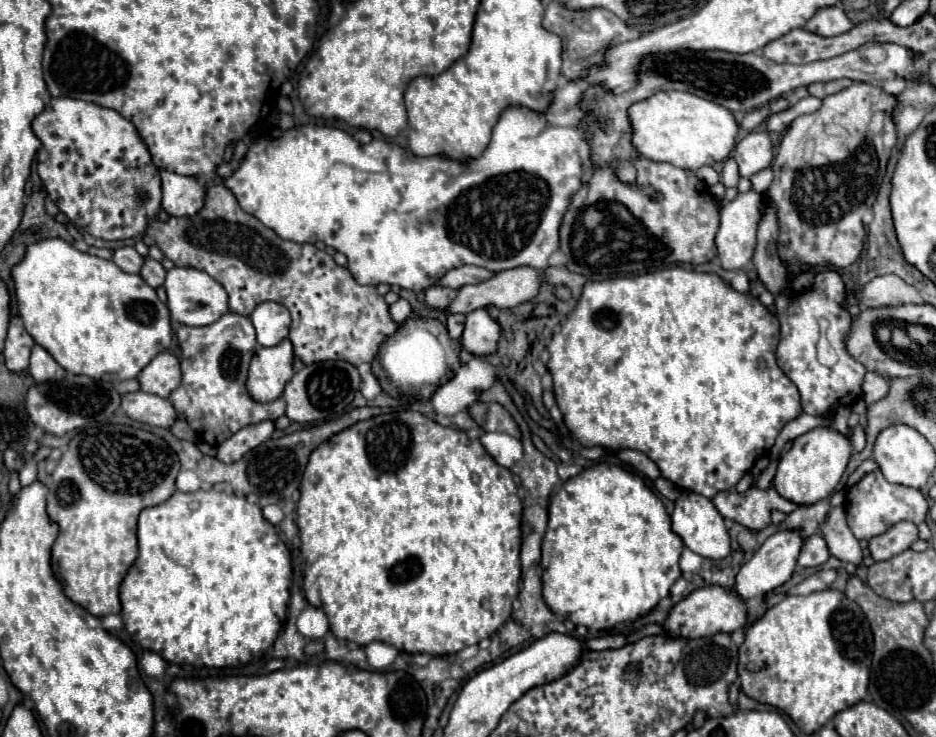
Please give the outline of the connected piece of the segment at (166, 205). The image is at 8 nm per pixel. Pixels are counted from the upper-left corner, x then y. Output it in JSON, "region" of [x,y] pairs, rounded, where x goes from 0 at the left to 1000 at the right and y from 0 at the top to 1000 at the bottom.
{"region":[[[172,232],[172,284],[176,284],[181,292],[198,294],[208,292],[217,281],[217,254],[206,243],[198,237],[189,237],[185,232]]]}

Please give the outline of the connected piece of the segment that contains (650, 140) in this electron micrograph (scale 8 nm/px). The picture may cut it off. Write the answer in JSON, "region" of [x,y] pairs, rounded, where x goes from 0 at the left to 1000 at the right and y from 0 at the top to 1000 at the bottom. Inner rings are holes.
{"region":[[[704,123],[693,134],[681,137],[670,151],[674,167],[674,194],[685,213],[702,221],[719,221],[728,229],[747,229],[775,218],[785,199],[787,167],[775,145],[732,123]]]}

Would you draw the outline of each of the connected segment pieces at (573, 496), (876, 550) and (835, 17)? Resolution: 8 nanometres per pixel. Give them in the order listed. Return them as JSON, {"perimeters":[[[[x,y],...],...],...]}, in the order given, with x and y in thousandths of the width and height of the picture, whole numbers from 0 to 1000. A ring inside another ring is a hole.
{"perimeters":[[[[636,628],[634,634],[627,634],[625,639],[621,639],[619,645],[610,647],[608,653],[604,653],[589,674],[589,704],[580,729],[580,742],[578,742],[578,767],[580,767],[580,810],[584,815],[584,821],[589,824],[591,832],[608,840],[612,848],[623,848],[627,853],[638,853],[638,856],[646,856],[646,853],[655,853],[661,845],[668,843],[676,843],[681,837],[687,837],[689,832],[693,832],[708,810],[715,807],[717,794],[728,783],[728,772],[725,772],[725,756],[730,748],[730,734],[723,723],[719,723],[717,718],[717,701],[710,693],[710,685],[706,682],[706,677],[687,655],[687,650],[683,650],[678,642],[668,639],[666,634],[657,631],[657,628]]],[[[971,707],[956,710],[950,720],[935,726],[928,731],[928,748],[935,761],[952,758],[954,753],[971,745],[971,739],[980,731],[980,712]]],[[[881,9],[877,15],[873,15],[873,20],[869,20],[869,26],[862,28],[862,42],[869,42],[873,47],[879,50],[890,50],[890,47],[899,47],[903,42],[909,42],[913,37],[913,31],[905,23],[905,18],[896,9]]]]}

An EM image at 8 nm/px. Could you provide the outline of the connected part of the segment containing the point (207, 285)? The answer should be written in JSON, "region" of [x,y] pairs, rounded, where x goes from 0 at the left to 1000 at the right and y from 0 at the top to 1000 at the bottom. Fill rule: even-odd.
{"region":[[[185,362],[178,368],[174,389],[178,395],[178,417],[183,422],[183,433],[187,433],[196,441],[208,441],[208,444],[223,441],[223,438],[230,438],[236,427],[240,427],[245,422],[240,392],[219,368]]]}

